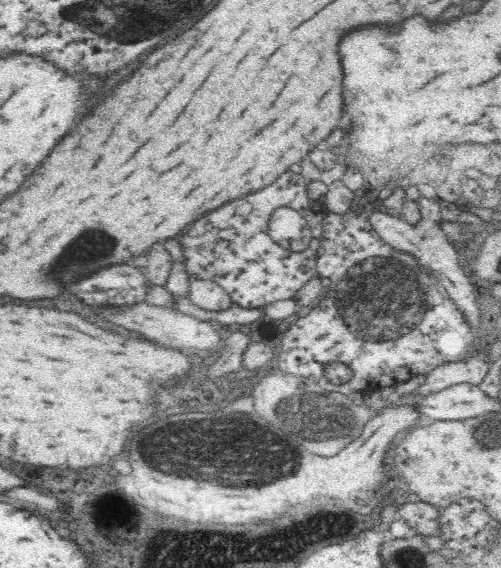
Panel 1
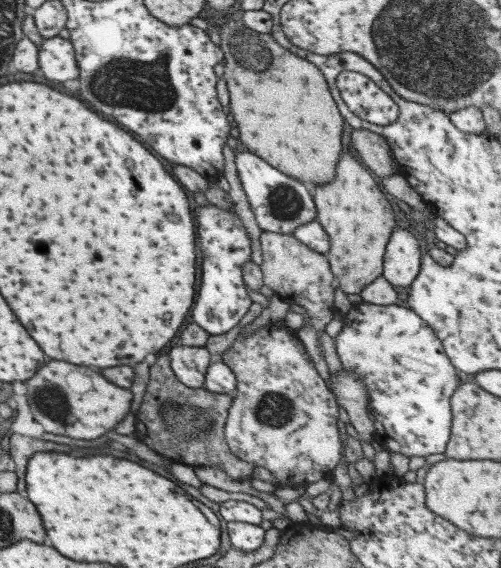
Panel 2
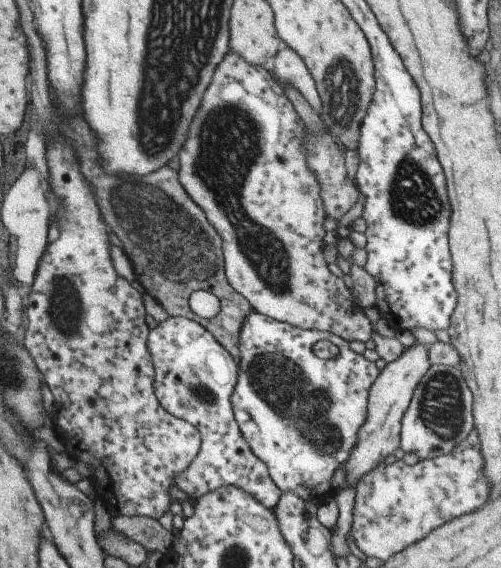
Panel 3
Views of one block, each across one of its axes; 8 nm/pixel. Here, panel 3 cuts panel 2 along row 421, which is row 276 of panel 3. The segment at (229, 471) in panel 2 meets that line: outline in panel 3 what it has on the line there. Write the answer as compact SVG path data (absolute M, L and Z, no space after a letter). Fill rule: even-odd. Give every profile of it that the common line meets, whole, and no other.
M75 116L69 122L63 122L59 130L61 130L61 134L65 134L65 138L71 138L71 144L73 144L77 156L79 156L79 162L81 162L83 176L87 176L87 182L91 184L91 188L95 192L95 200L97 200L101 218L107 226L111 226L115 236L121 240L123 250L125 250L127 258L131 260L134 278L144 288L144 292L149 294L169 317L185 317L202 325L232 356L234 363L239 364L239 328L241 328L245 316L252 309L249 302L229 286L224 275L224 260L220 250L221 238L211 224L207 222L203 211L187 196L187 193L179 184L177 171L168 166L163 166L163 168L159 168L159 170L155 170L147 176L105 174L101 164L99 164L99 156L95 154L97 138L91 134L91 130L89 130L89 126L85 124L83 118ZM195 290L210 292L219 300L221 310L213 318L198 317L189 308L188 298L191 292L195 292Z

